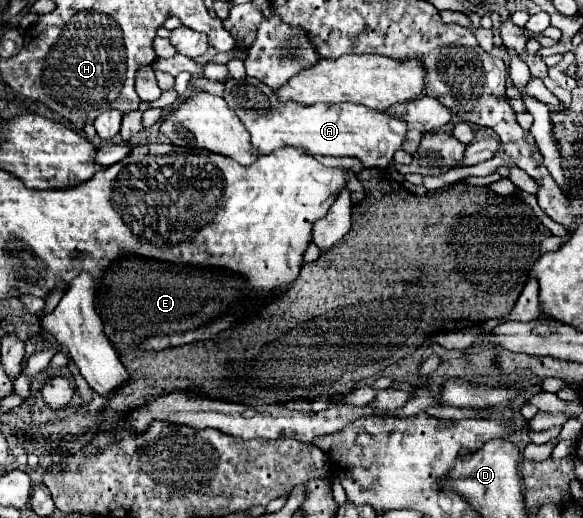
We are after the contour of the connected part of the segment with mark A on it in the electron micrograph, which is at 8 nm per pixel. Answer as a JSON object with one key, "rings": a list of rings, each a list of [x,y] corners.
{"rings":[[[244,77],[240,81],[230,79],[226,81],[226,91],[224,99],[230,109],[240,117],[240,121],[246,125],[246,129],[252,135],[252,145],[260,151],[260,155],[268,155],[270,151],[276,151],[278,147],[290,145],[290,147],[304,147],[312,155],[350,155],[362,161],[364,167],[380,167],[384,169],[394,153],[402,147],[404,137],[406,137],[406,123],[398,117],[388,117],[382,111],[372,111],[364,105],[354,105],[354,103],[338,103],[338,105],[326,105],[326,103],[316,103],[310,107],[298,105],[298,103],[280,103],[270,87],[260,83],[258,79]]]}

